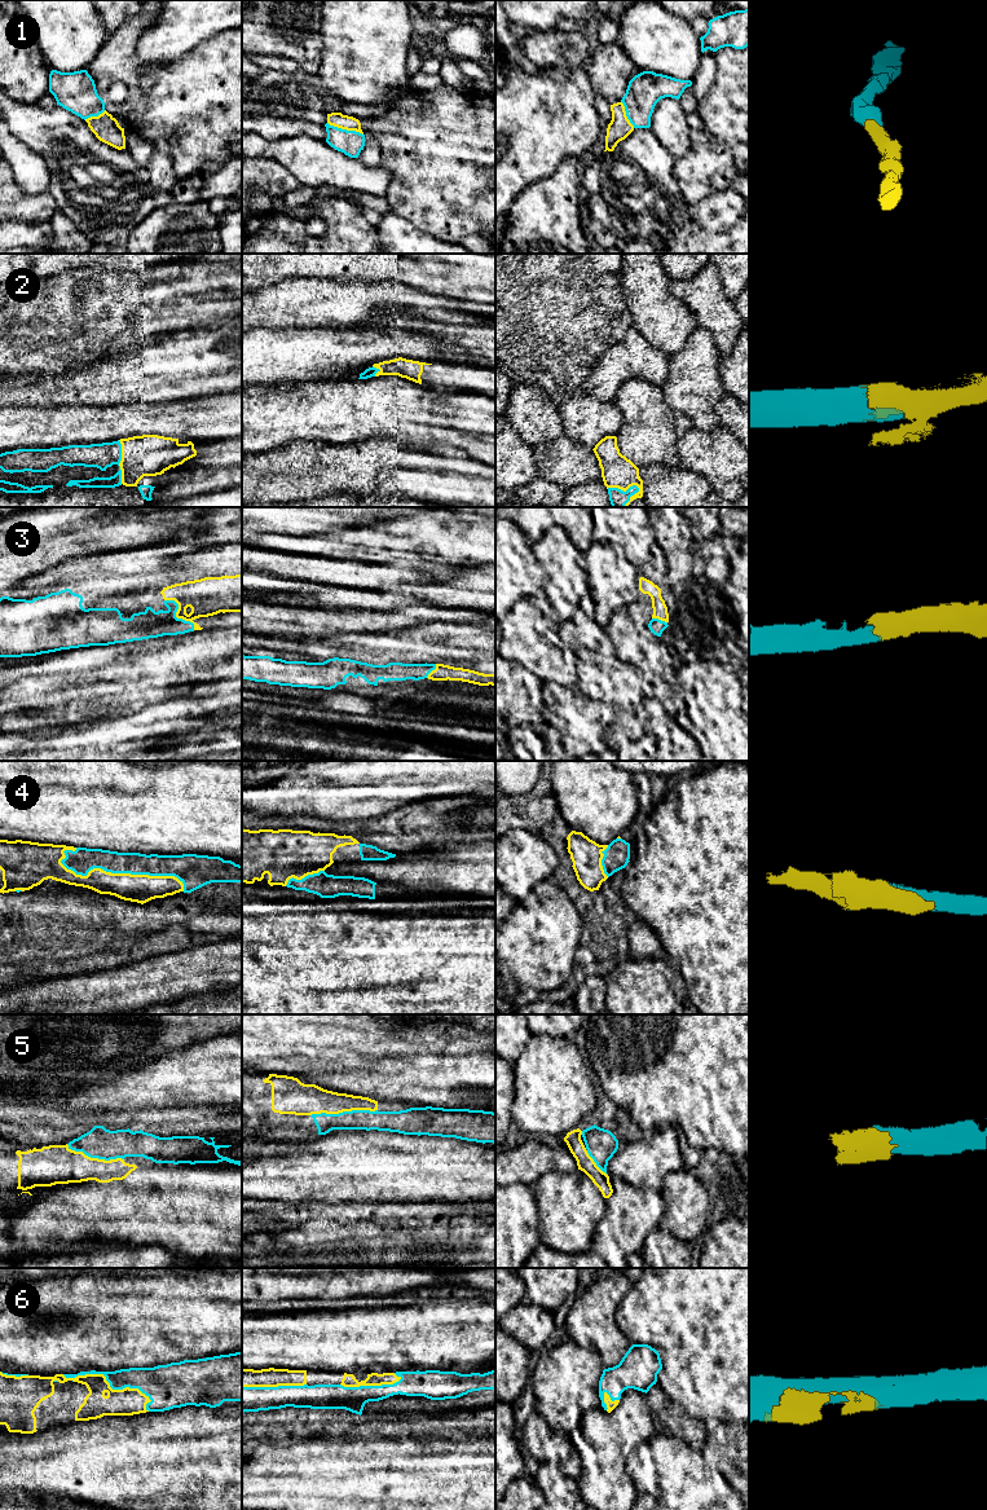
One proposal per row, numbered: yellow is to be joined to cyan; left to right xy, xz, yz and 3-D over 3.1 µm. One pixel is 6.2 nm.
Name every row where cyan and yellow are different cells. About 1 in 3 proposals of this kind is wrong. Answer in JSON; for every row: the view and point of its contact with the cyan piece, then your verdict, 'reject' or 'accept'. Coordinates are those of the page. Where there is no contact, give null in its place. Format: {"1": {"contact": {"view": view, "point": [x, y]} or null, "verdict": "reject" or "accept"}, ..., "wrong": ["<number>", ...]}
{"1": {"contact": {"view": "xz", "point": [346, 130]}, "verdict": "accept"}, "2": {"contact": {"view": "xy", "point": [119, 462]}, "verdict": "accept"}, "3": {"contact": {"view": "xy", "point": [175, 615]}, "verdict": "accept"}, "4": {"contact": {"view": "xy", "point": [124, 872]}, "verdict": "accept"}, "5": {"contact": {"view": "xz", "point": [343, 1112]}, "verdict": "accept"}, "6": {"contact": {"view": "xy", "point": [110, 1386]}, "verdict": "accept"}, "wrong": []}

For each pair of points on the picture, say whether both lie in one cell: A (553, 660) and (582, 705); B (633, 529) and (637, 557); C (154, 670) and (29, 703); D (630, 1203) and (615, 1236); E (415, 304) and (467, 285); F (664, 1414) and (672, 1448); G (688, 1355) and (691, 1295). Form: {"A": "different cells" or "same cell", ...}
{"A": "different cells", "B": "same cell", "C": "same cell", "D": "same cell", "E": "different cells", "F": "different cells", "G": "same cell"}

